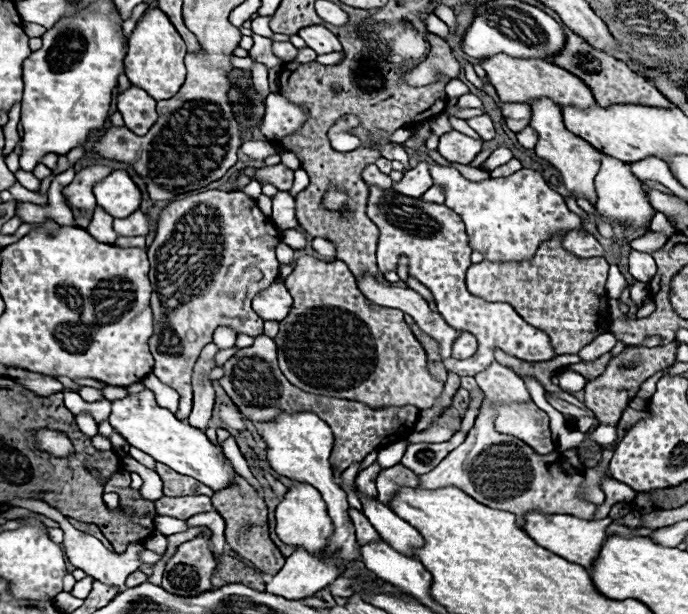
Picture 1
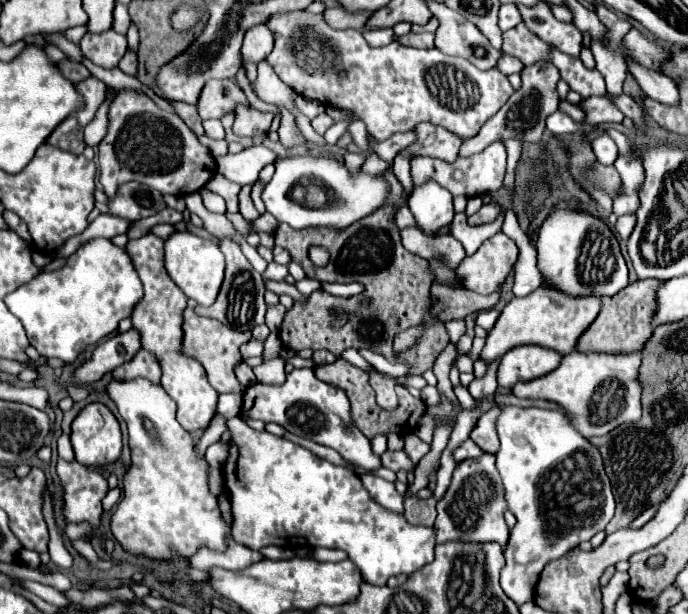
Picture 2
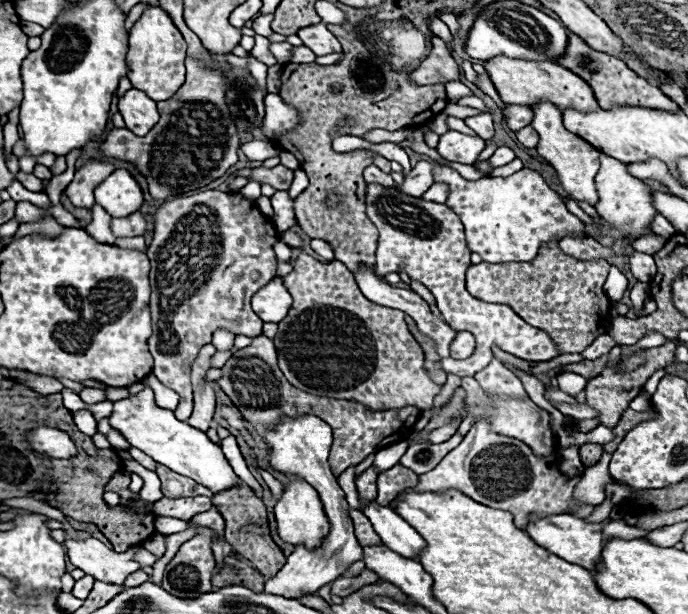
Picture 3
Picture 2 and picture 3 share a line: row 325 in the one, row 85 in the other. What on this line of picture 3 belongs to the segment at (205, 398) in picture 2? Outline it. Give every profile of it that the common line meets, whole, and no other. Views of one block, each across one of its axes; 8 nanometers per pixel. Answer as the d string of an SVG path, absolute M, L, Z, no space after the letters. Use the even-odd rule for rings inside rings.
M146 6L142 16L134 22L130 30L130 50L128 50L128 78L134 88L140 88L152 100L168 100L184 84L184 60L186 42L180 30L174 26L172 18L160 6Z

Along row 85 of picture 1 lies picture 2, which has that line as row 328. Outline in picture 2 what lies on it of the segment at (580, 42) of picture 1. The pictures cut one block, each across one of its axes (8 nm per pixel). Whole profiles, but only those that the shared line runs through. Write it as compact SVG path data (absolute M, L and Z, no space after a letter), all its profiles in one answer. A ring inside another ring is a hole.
M638 280L634 284L628 284L616 296L602 298L602 310L580 336L576 350L578 352L618 352L618 354L640 350L652 334L650 320L656 308L656 300L654 300L656 286L658 286L658 280Z

